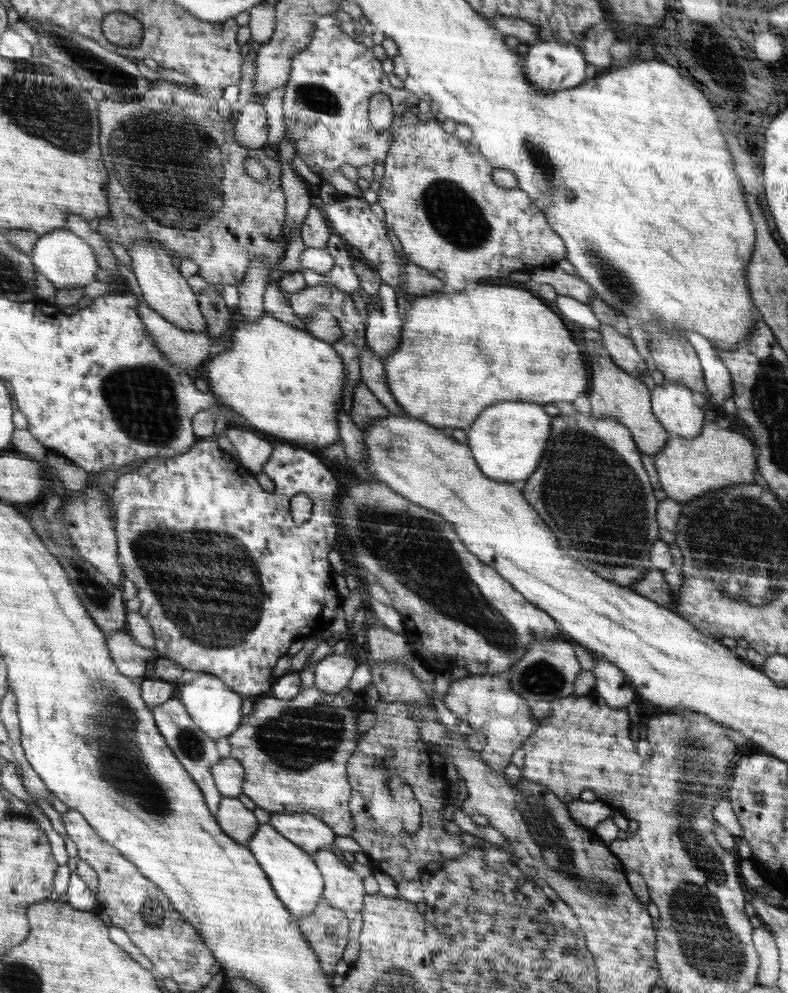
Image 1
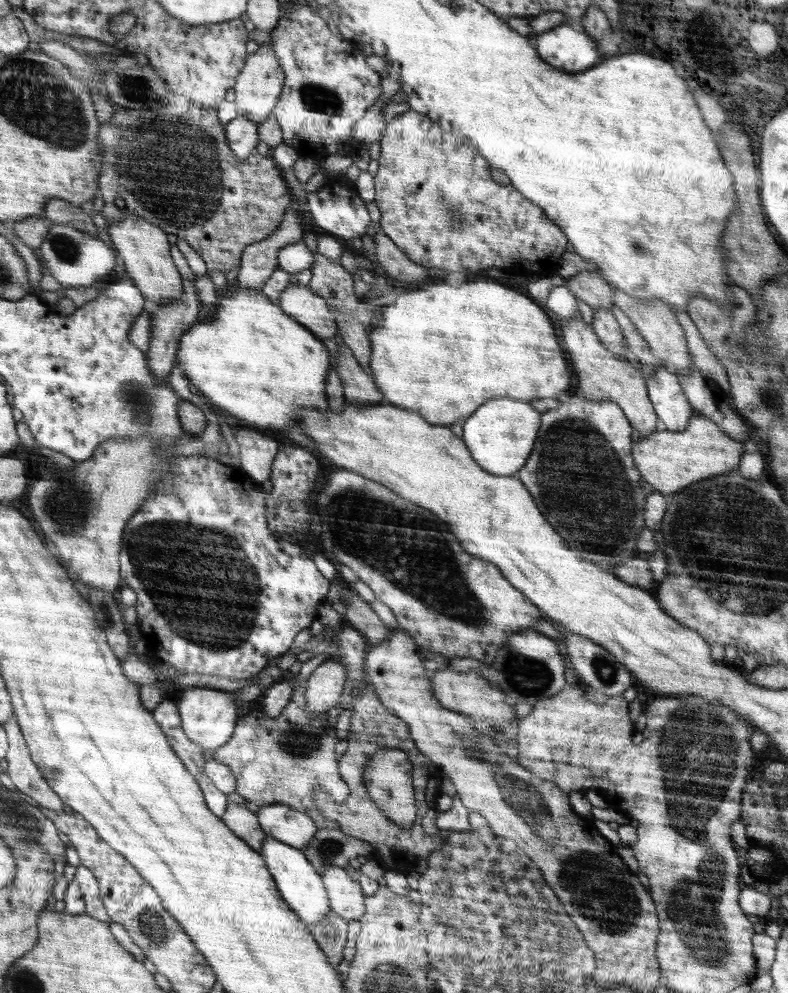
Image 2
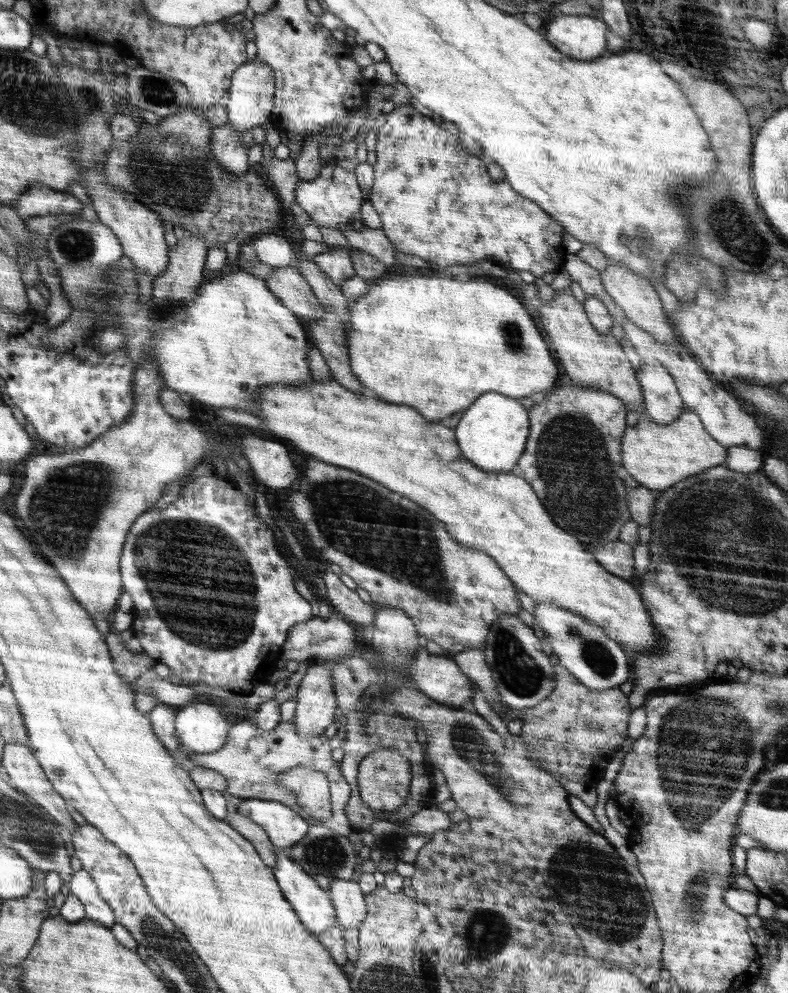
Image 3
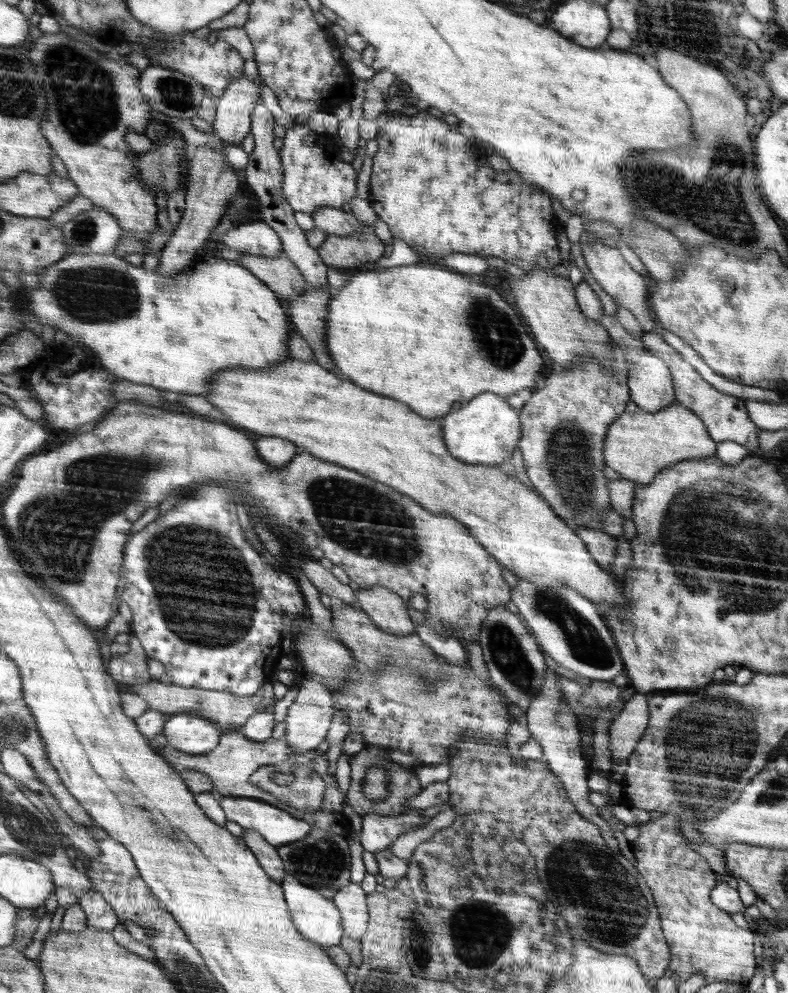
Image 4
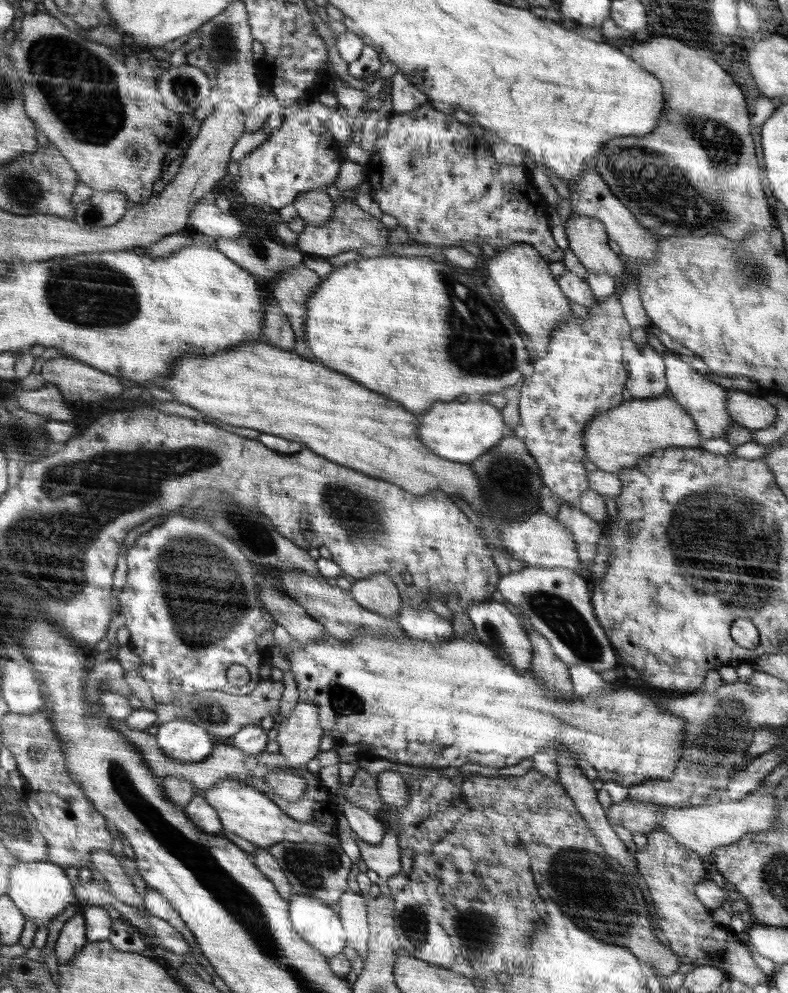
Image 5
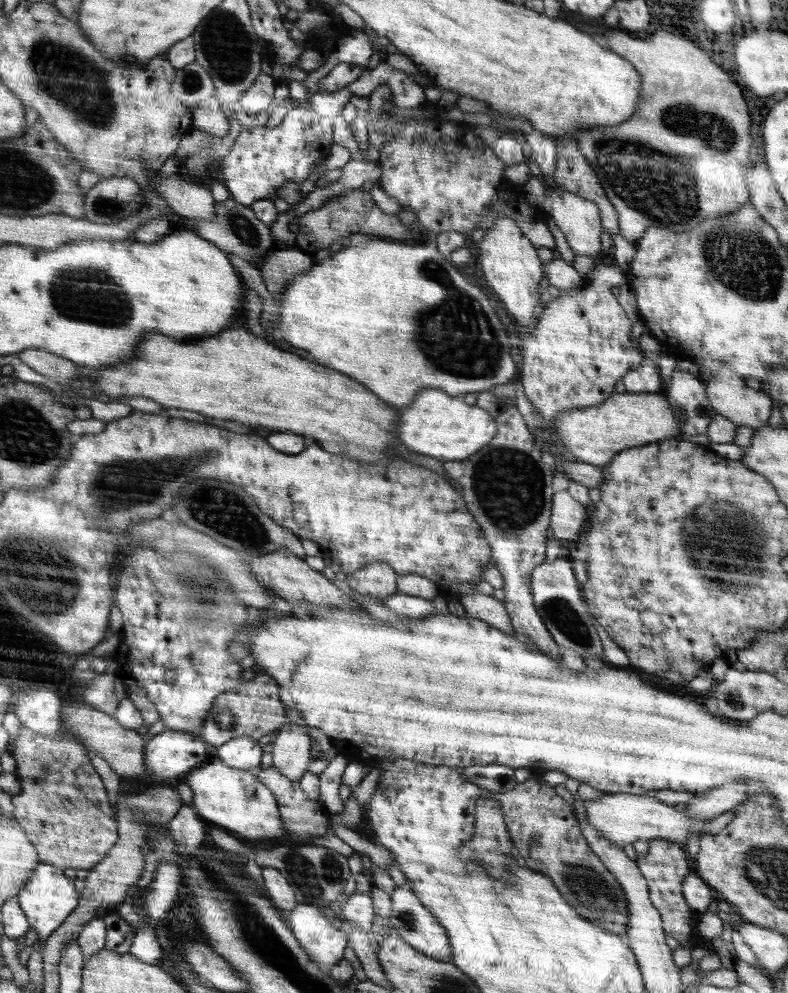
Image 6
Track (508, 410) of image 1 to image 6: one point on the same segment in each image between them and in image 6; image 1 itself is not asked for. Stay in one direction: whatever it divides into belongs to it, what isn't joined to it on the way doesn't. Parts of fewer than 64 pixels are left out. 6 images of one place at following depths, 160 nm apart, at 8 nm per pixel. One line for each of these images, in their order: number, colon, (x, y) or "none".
2: (500, 436)
3: (493, 432)
4: (485, 430)
5: (461, 431)
6: (439, 425)

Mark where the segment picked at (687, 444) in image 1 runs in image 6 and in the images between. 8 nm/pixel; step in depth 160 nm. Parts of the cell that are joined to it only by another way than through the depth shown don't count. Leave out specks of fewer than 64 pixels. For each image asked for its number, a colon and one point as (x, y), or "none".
2: (669, 461)
3: (658, 455)
4: (639, 445)
5: (618, 439)
6: (595, 435)

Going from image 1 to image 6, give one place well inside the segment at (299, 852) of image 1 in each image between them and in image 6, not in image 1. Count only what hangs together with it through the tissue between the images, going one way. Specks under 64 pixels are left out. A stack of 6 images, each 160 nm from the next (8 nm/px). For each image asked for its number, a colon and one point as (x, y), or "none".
2: (301, 885)
3: (311, 903)
4: (317, 918)
5: (315, 922)
6: (326, 945)

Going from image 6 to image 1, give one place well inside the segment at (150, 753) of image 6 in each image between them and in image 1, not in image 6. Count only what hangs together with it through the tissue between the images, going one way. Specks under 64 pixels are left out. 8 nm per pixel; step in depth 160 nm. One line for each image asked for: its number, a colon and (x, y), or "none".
1: (214, 708)
2: (208, 717)
3: (200, 726)
4: (191, 734)
5: (183, 741)

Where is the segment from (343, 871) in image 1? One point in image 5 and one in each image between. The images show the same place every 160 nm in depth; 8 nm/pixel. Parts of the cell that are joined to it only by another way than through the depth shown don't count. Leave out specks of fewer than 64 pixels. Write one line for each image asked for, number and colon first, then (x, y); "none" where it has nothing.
2: (347, 899)
3: (349, 899)
4: (351, 899)
5: (353, 910)

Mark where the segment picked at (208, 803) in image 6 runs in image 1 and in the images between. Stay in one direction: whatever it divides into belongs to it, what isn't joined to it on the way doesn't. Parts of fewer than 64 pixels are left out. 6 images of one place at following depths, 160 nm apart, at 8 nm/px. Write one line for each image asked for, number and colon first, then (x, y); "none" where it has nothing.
1: (311, 833)
2: (282, 822)
3: (285, 827)
4: (277, 827)
5: (246, 811)

